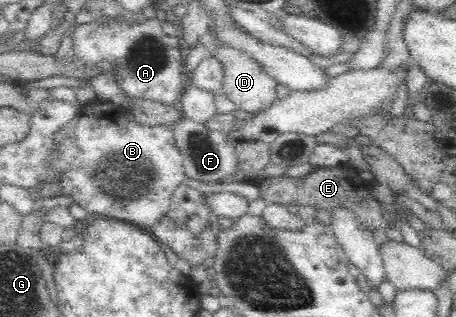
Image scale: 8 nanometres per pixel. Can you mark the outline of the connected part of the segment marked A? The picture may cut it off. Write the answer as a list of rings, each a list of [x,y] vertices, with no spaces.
[[[162,16],[146,19],[146,22],[126,26],[115,20],[100,25],[97,20],[77,24],[72,31],[72,48],[69,57],[79,60],[82,73],[88,66],[99,64],[101,70],[93,69],[91,77],[114,73],[118,86],[135,100],[153,100],[170,108],[179,108],[179,103],[189,83],[185,72],[184,58],[178,38],[164,33]]]

